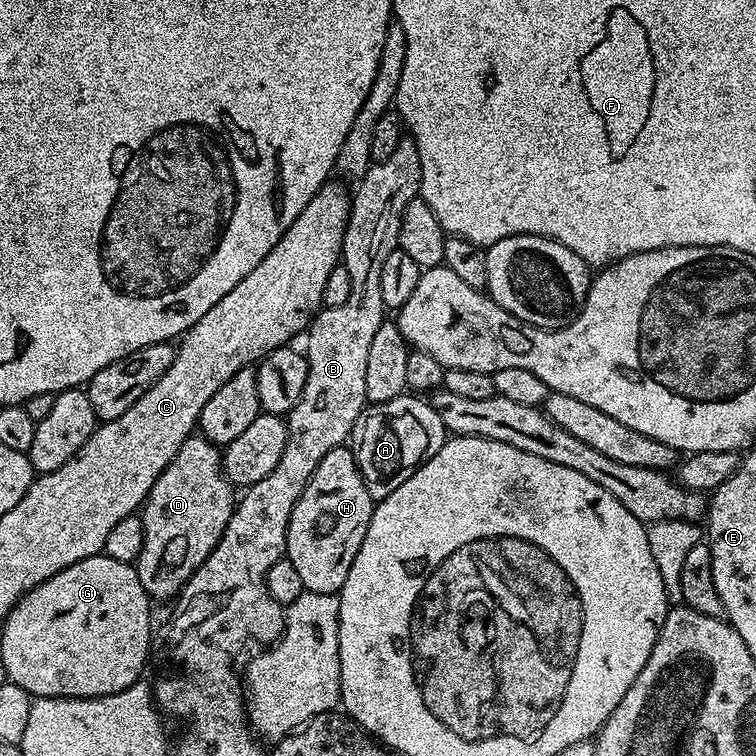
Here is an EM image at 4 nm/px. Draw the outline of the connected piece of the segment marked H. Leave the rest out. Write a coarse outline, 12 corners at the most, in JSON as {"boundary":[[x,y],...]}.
{"boundary":[[351,447],[318,462],[286,530],[304,591],[339,593],[373,507]]}

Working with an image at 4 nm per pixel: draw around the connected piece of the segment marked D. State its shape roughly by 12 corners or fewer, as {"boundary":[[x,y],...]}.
{"boundary":[[205,436],[182,442],[142,505],[134,567],[153,601],[218,546],[234,486]]}

